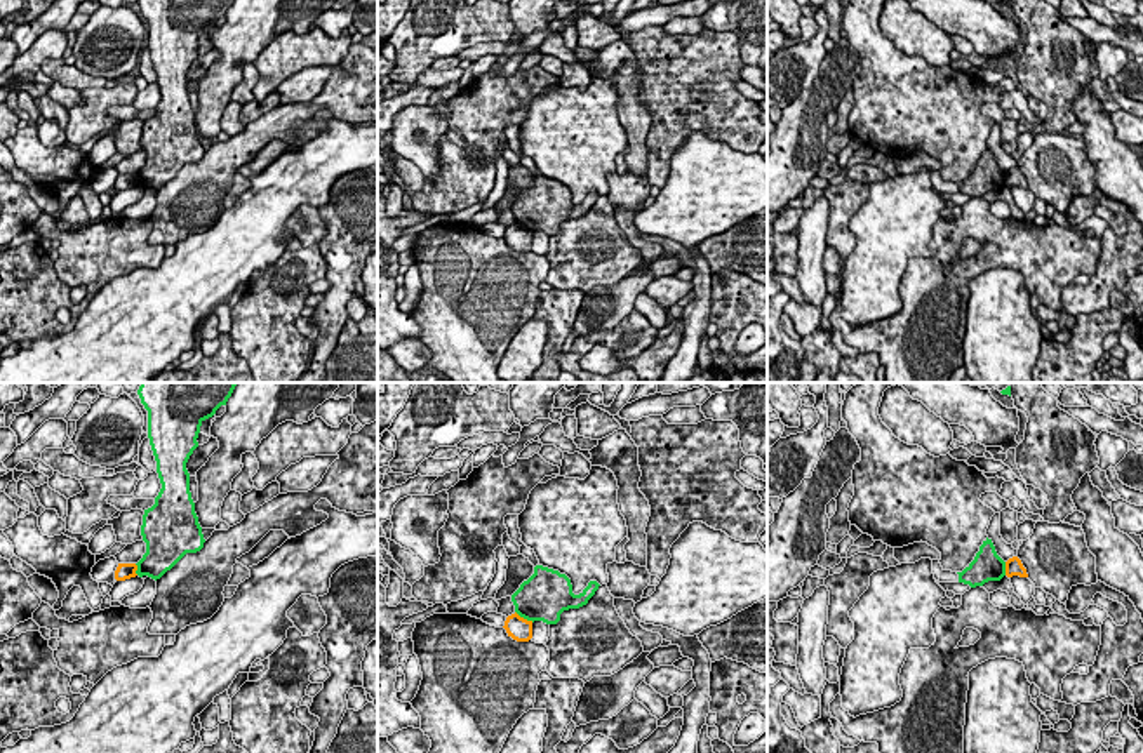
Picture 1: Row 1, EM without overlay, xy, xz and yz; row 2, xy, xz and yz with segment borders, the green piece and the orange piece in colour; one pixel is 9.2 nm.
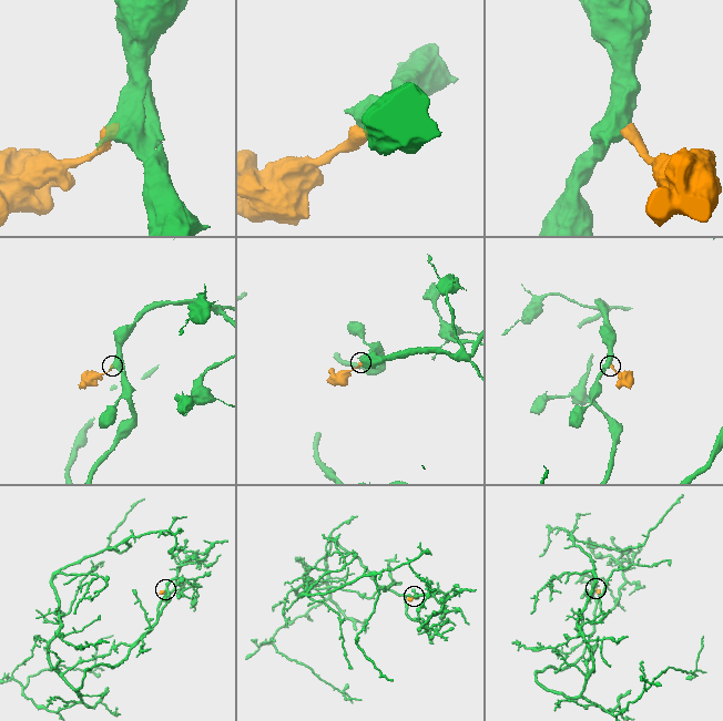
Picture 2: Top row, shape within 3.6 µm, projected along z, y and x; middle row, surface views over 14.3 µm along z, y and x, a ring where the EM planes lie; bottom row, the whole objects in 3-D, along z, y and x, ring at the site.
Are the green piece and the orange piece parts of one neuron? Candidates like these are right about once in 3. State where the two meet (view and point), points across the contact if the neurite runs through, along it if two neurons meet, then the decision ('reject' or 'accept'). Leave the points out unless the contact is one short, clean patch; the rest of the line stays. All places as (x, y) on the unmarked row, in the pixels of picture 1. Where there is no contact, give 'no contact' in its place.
contact xz (524, 228); border xz (515, 221), (533, 232); reject

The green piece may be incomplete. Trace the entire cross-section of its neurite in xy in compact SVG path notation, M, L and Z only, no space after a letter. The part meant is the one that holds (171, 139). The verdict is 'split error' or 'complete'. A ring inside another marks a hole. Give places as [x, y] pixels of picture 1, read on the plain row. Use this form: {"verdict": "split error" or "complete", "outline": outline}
{"verdict": "complete", "outline": "M137 0L148 21L148 49L162 94L155 115L143 125L146 163L136 174L139 188L157 191L186 163L204 158L186 73L198 57L202 33L226 16L231 3L233 0Z"}

